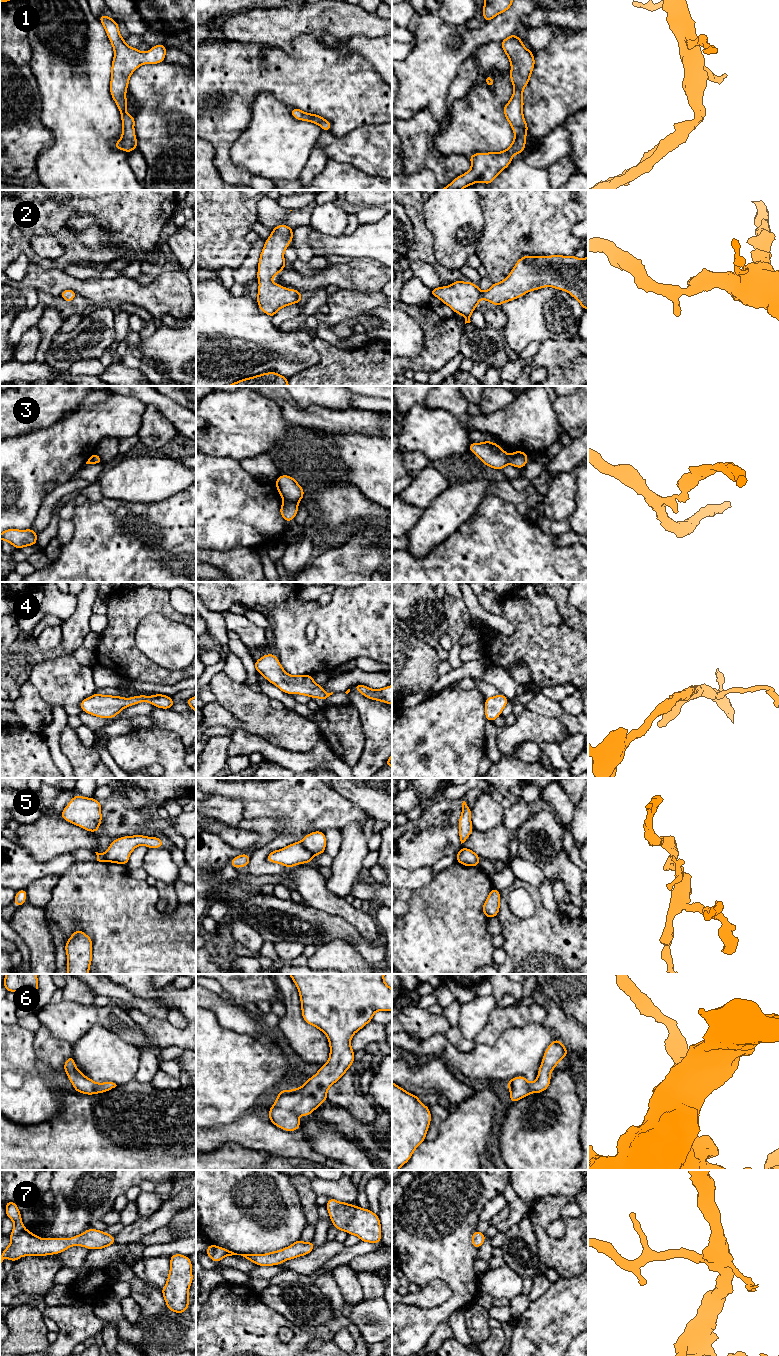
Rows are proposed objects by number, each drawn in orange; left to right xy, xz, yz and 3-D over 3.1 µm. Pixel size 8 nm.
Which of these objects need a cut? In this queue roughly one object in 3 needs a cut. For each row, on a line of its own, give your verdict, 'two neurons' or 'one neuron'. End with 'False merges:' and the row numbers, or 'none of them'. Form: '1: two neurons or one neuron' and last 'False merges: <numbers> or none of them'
1: one neuron
2: one neuron
3: two neurons
4: one neuron
5: two neurons
6: one neuron
7: one neuron
False merges: 3, 5

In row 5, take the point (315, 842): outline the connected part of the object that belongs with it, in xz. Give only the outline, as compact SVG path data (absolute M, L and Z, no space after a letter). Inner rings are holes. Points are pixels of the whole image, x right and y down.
M315 831L307 834L301 841L302 845L314 856L323 854L326 847L326 837L324 832Z

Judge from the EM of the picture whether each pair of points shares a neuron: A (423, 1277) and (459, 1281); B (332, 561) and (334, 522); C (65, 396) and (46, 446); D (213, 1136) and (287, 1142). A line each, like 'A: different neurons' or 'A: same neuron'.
A: same neuron
B: different neurons
C: different neurons
D: same neuron

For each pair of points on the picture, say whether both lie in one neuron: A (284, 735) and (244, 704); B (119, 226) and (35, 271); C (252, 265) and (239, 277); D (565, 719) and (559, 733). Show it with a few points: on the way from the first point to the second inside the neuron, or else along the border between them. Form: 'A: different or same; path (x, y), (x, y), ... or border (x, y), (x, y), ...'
A: same; path (274, 726), (263, 721), (254, 712)
B: different; border (30, 261), (42, 269), (59, 269), (62, 271)
C: same; path (249, 268), (242, 274)
D: different; border (541, 714), (547, 717), (555, 717), (569, 734)

